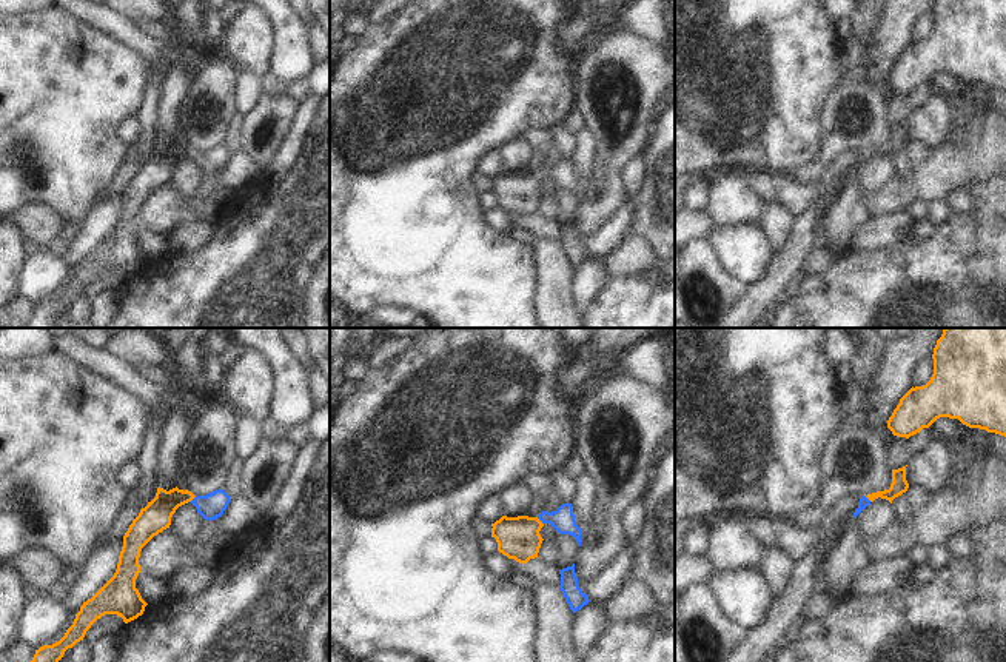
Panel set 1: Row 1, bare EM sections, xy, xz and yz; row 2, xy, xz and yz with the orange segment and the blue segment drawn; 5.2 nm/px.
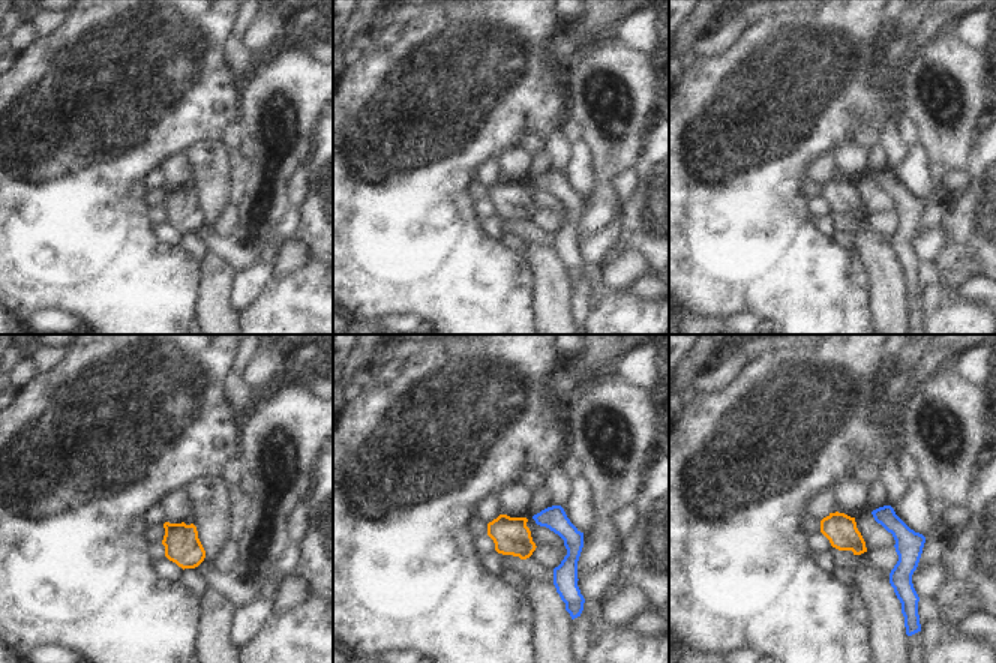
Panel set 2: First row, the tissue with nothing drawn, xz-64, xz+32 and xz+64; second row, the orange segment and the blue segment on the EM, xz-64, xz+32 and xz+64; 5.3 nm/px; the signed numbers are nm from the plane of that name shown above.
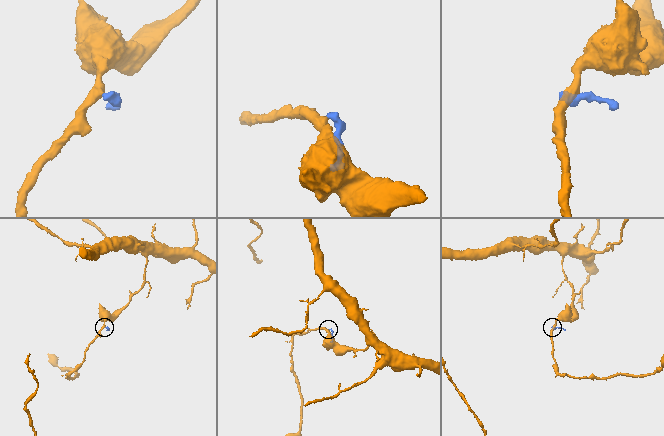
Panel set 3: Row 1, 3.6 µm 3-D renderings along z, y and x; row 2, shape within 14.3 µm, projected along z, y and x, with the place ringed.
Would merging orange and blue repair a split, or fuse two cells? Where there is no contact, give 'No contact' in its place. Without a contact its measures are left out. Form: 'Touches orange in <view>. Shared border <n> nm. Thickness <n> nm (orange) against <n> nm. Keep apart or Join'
Touches orange in xz. Shared border 50 nm. Thickness 220 nm (orange) against 120 nm. Join.

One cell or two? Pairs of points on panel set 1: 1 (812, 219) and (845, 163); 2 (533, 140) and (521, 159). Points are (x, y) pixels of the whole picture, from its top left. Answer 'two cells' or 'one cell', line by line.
1: two cells
2: two cells

